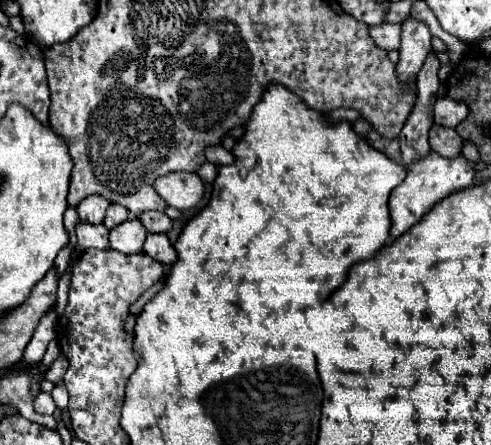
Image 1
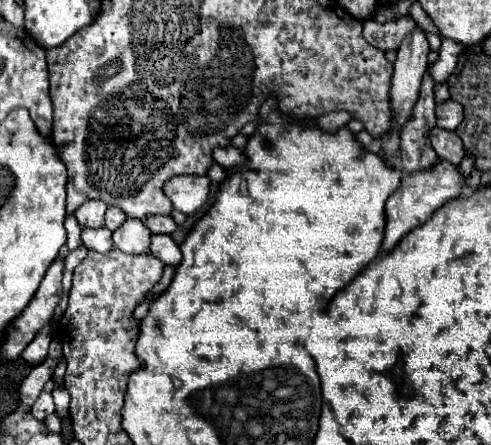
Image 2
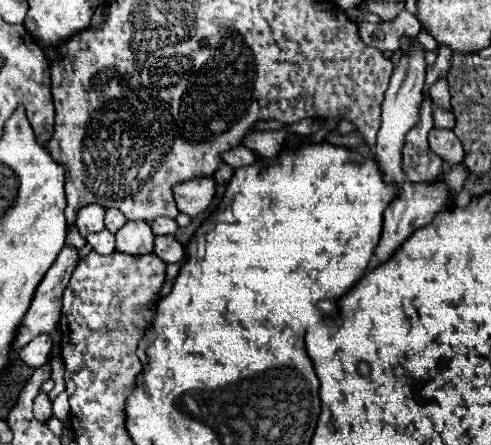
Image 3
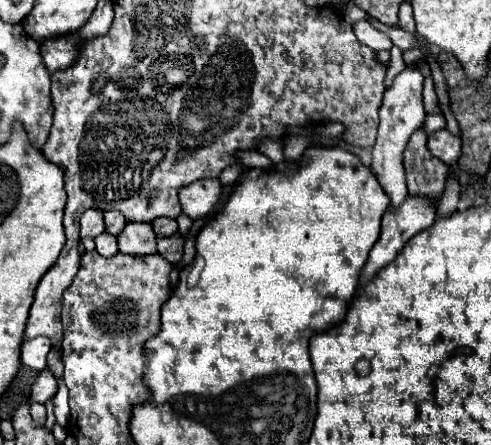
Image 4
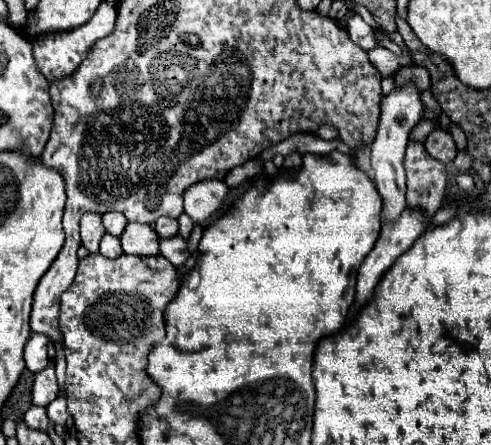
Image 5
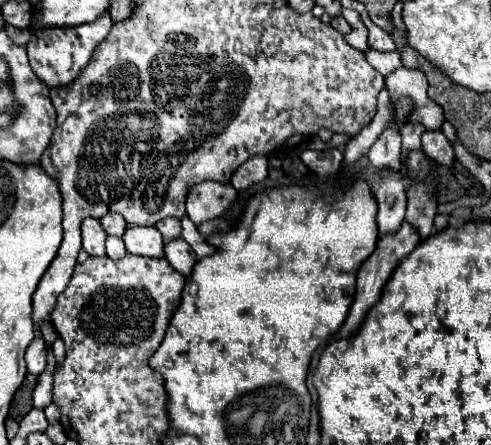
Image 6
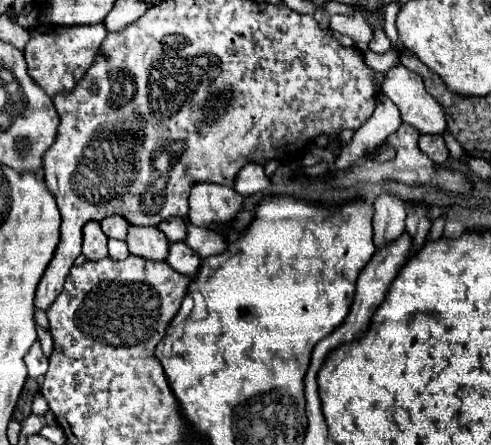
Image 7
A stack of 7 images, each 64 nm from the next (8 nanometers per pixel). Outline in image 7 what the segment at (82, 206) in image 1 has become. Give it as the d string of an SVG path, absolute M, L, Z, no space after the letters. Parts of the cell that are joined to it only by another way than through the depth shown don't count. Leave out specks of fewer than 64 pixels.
M88 222L84 226L84 242L82 242L82 254L86 256L86 260L100 260L108 256L108 248L106 248L108 238L104 236L102 228L98 222Z

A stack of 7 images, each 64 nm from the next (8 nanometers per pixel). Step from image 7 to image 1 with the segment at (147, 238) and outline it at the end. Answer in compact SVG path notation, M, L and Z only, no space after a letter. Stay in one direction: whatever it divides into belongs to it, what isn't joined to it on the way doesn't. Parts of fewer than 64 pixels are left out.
M130 218L124 224L110 230L110 248L124 254L144 252L146 236L148 236L148 230L140 222L140 218Z

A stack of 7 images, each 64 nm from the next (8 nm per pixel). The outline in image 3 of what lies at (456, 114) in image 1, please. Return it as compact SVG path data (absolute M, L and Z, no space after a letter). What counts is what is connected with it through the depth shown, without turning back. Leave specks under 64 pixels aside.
M434 108L434 128L454 128L454 116L452 112L446 112L442 108Z

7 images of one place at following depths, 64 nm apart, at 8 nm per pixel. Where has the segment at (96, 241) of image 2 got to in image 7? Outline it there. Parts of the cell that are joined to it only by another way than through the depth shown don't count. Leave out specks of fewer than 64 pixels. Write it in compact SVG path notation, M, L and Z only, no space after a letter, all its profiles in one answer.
M108 240L108 252L112 260L124 260L126 256L130 256L128 244L122 240Z

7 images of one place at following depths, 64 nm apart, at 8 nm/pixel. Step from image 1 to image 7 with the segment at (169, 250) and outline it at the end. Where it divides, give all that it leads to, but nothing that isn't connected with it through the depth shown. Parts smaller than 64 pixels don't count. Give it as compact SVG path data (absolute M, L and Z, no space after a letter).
M176 242L176 244L170 244L170 254L168 254L166 262L176 272L194 278L198 274L198 270L200 270L202 258L186 242Z

